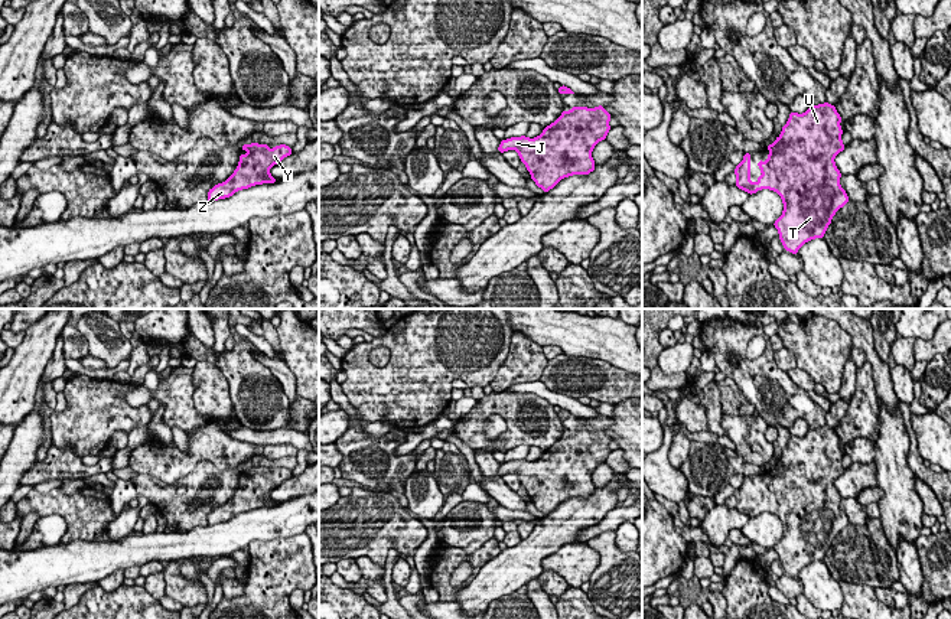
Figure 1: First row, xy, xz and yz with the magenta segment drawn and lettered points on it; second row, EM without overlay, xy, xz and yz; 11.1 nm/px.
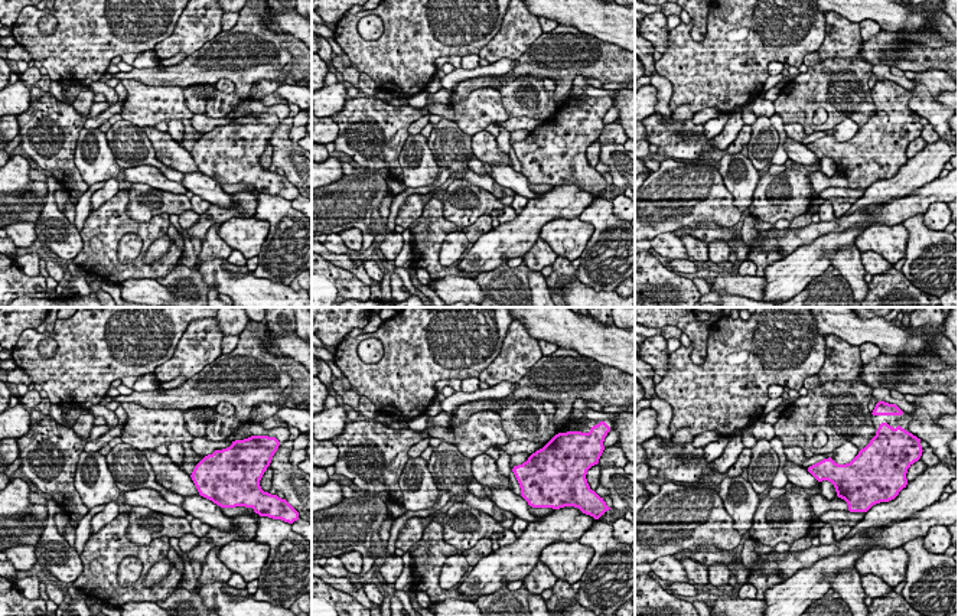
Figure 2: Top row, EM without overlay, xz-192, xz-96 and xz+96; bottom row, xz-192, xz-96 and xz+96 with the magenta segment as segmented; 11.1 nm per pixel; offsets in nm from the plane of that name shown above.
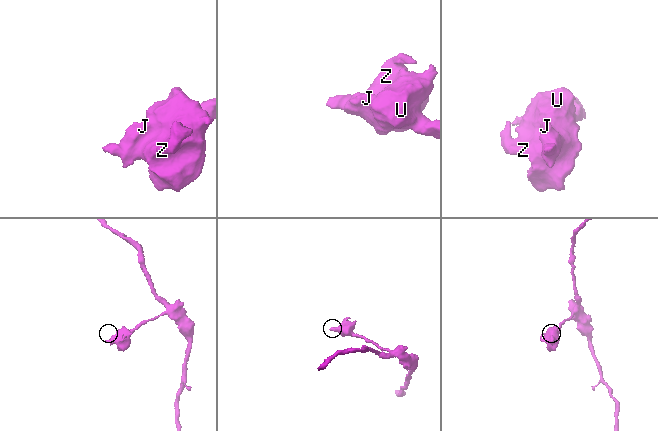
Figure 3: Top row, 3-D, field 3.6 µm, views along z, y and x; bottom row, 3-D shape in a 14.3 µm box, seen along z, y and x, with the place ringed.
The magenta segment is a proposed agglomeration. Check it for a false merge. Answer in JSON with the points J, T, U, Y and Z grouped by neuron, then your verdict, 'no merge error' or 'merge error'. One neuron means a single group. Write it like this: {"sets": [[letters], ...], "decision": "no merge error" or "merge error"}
{"sets": [["J", "T", "U", "Y", "Z"]], "decision": "no merge error"}

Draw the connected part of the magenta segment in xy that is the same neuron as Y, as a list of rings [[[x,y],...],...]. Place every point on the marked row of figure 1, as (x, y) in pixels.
[[[248,143],[241,149],[248,153],[240,156],[237,169],[225,182],[209,189],[208,202],[229,198],[235,192],[255,185],[277,182],[271,177],[270,169],[292,154],[292,147],[286,144],[274,146],[271,150],[267,144]]]

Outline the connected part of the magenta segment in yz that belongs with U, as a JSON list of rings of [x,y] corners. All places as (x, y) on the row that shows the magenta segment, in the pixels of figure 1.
[[[828,102],[810,107],[804,114],[791,113],[781,136],[773,144],[768,144],[768,160],[758,162],[762,172],[762,176],[756,177],[758,182],[750,180],[750,153],[745,153],[742,163],[735,169],[739,189],[749,195],[771,189],[781,196],[784,211],[773,227],[784,248],[792,254],[805,242],[823,238],[836,212],[849,202],[846,190],[840,186],[841,173],[834,163],[834,157],[844,150],[841,120],[836,107]]]

